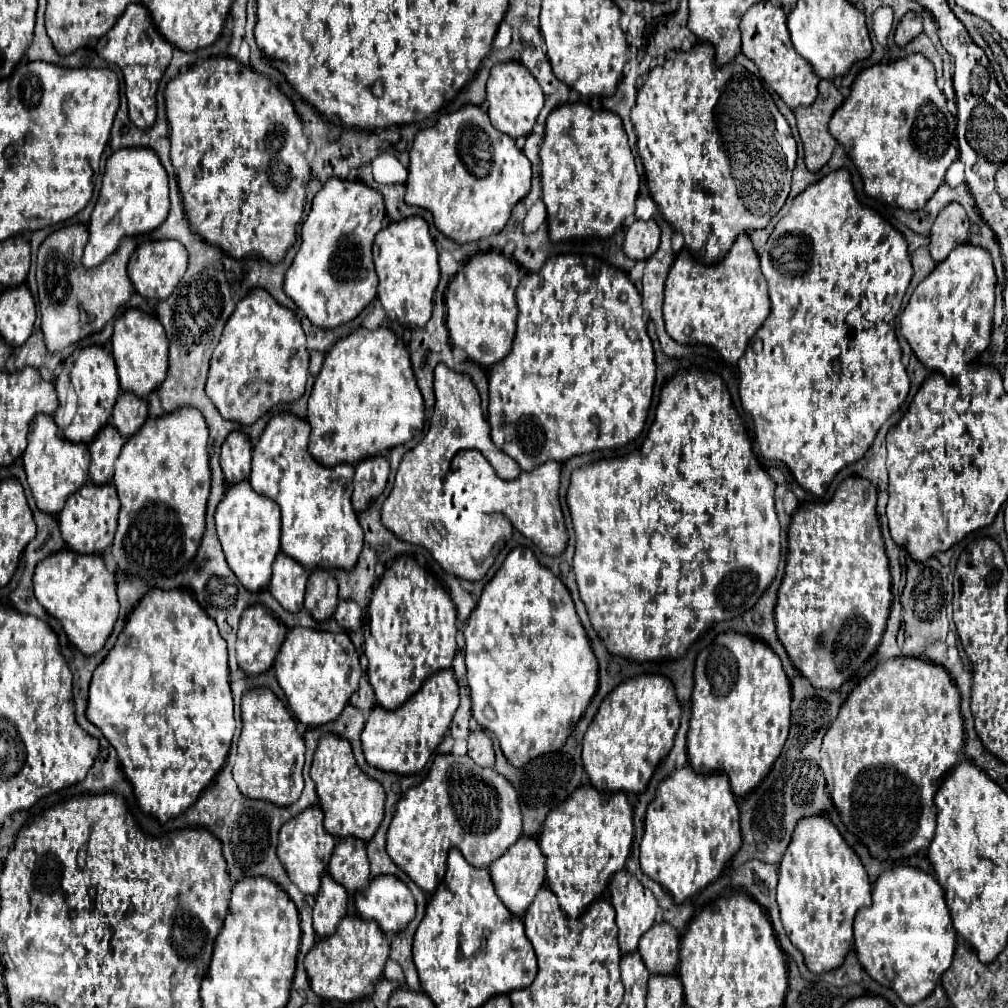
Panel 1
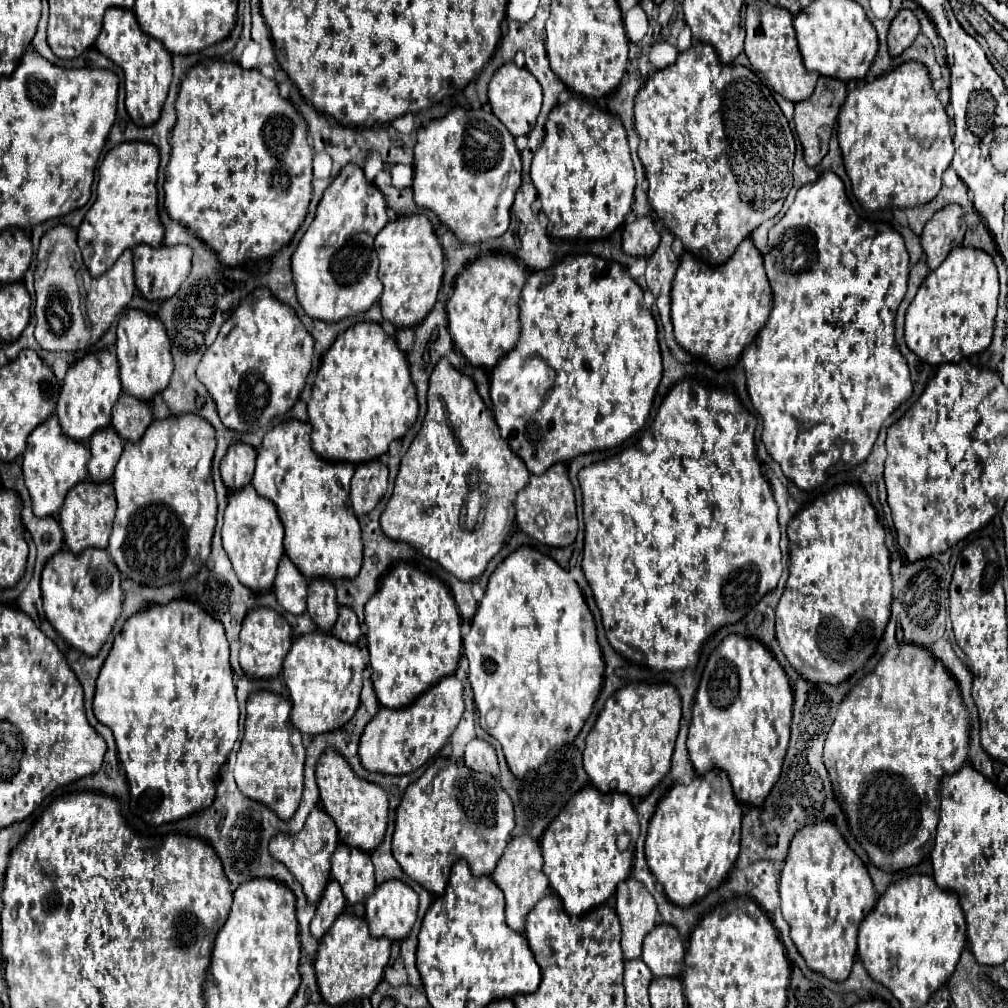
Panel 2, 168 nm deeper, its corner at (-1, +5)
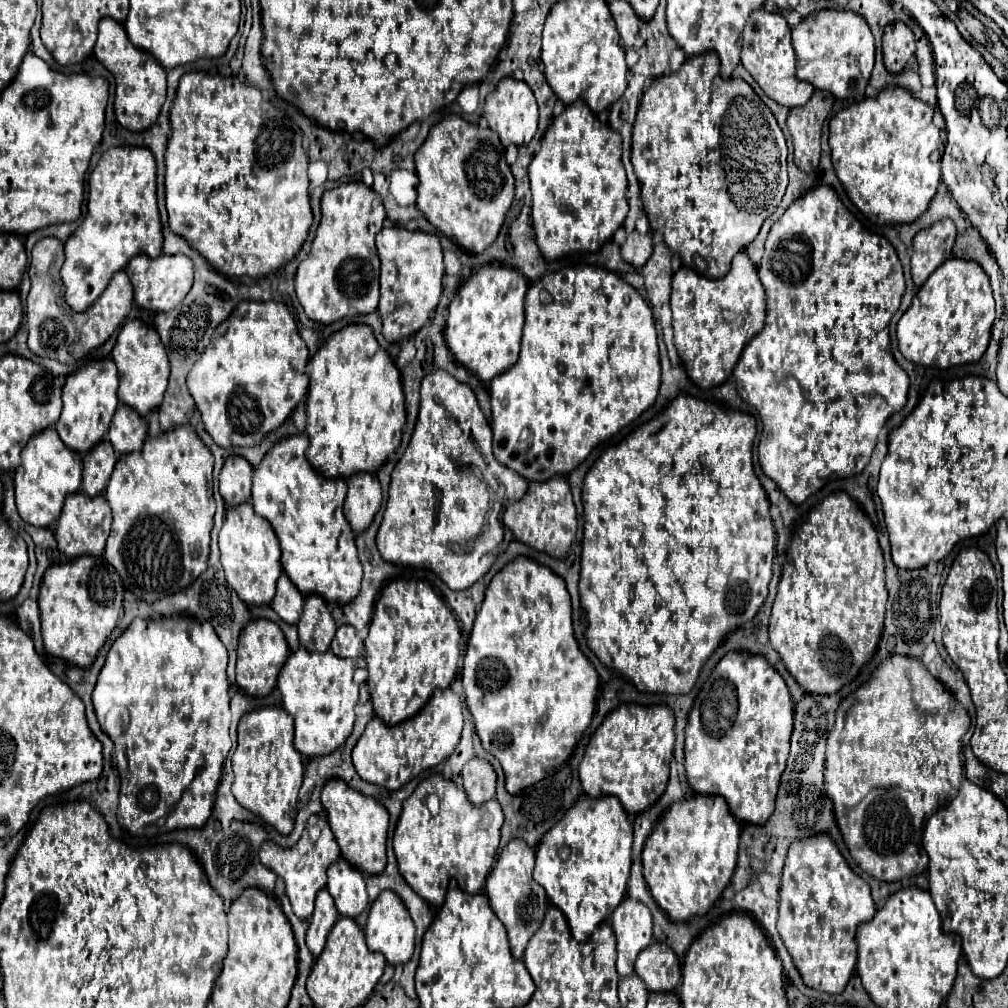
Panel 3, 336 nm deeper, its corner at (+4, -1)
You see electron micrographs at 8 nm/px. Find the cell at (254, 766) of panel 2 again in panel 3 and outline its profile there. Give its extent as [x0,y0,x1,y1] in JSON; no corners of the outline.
[232,706,304,834]

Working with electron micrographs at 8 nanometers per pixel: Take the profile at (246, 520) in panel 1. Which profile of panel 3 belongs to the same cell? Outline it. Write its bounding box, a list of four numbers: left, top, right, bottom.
[220,502,282,606]

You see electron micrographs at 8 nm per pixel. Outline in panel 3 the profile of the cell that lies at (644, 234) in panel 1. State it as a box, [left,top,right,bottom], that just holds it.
[620,230,652,266]

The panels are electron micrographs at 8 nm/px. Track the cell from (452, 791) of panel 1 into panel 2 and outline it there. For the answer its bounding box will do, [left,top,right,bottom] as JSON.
[393,758,515,896]

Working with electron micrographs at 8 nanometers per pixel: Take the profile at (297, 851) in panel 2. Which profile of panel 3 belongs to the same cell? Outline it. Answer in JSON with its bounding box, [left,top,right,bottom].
[260,816,340,920]

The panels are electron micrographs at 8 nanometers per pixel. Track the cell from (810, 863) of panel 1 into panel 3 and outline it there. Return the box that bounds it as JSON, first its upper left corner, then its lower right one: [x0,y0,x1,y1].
[778,834,874,994]

